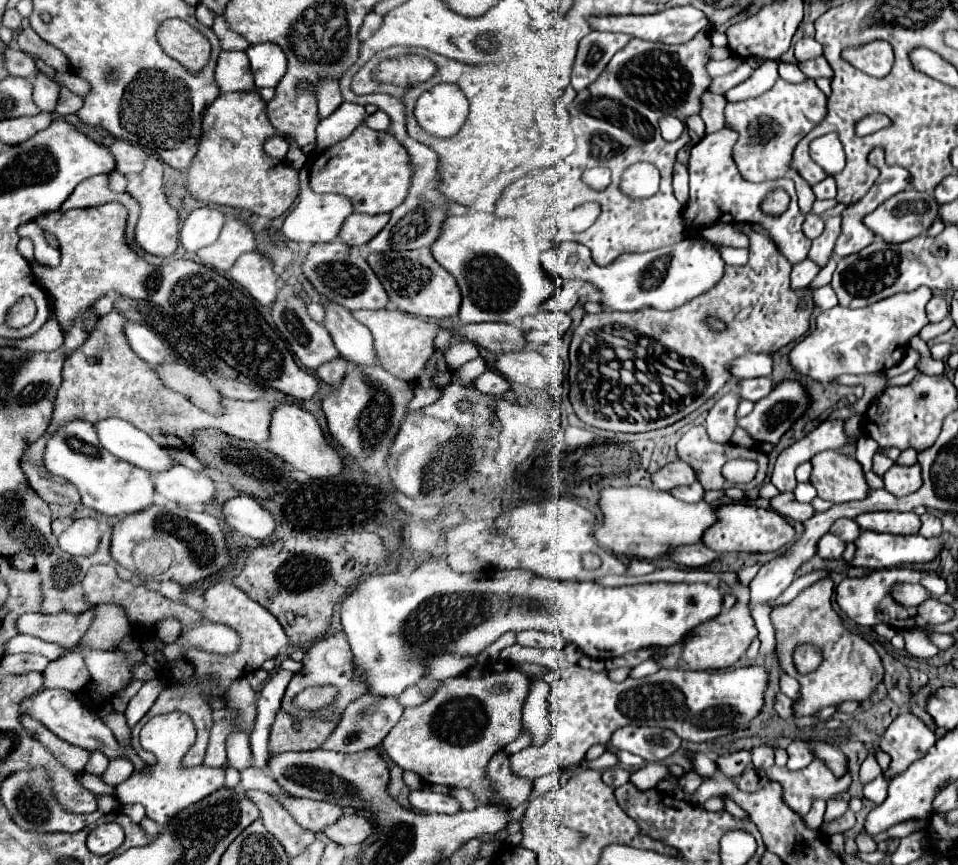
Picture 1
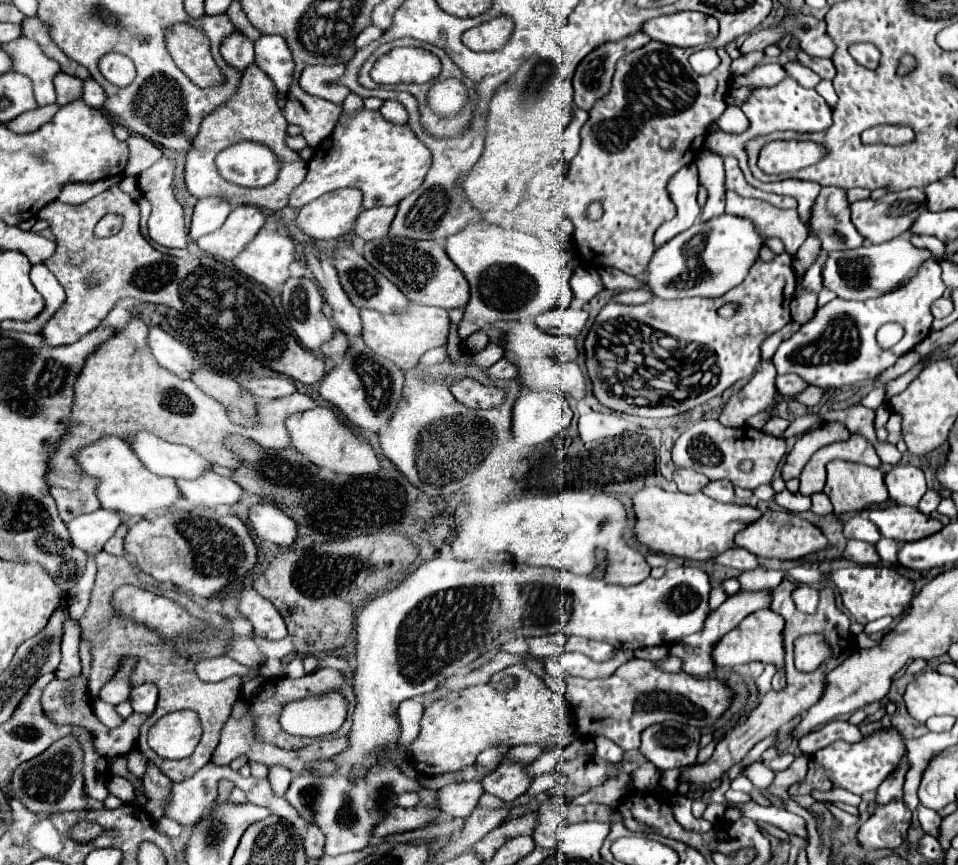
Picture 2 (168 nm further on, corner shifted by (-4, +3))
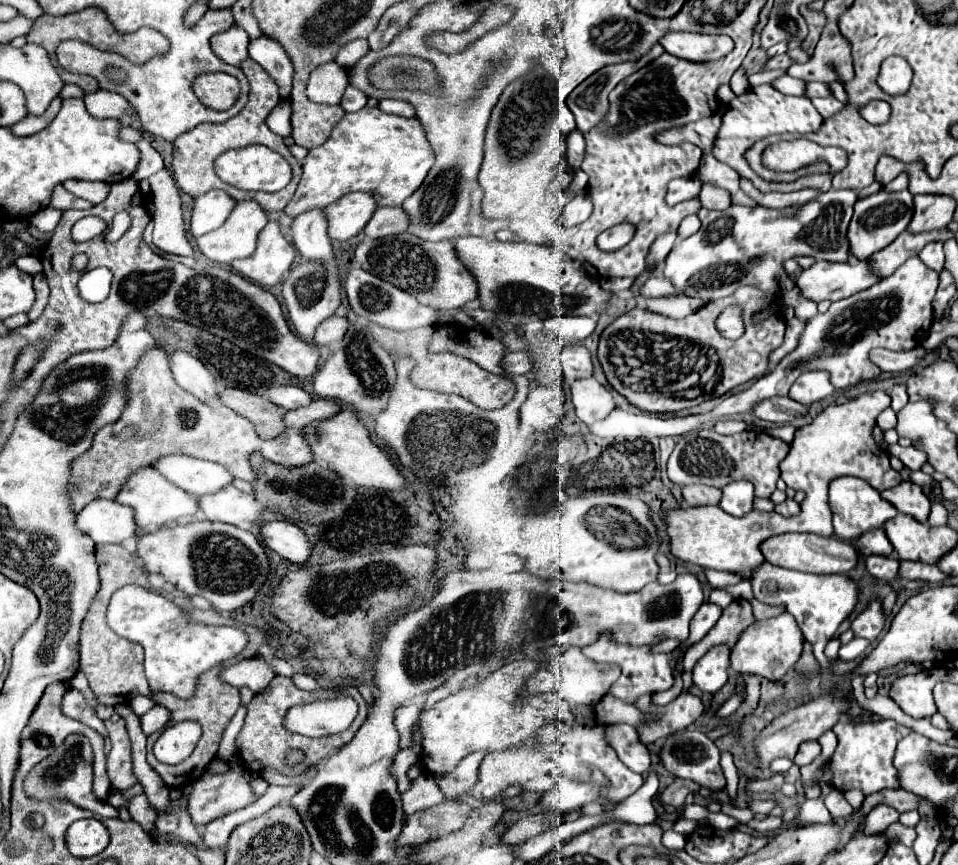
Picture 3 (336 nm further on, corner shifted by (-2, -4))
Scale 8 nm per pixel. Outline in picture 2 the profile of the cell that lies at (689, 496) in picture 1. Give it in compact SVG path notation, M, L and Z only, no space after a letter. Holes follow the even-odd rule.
M727 479L711 481L707 489L703 489L703 493L721 503L735 503L735 485L731 485L731 481Z

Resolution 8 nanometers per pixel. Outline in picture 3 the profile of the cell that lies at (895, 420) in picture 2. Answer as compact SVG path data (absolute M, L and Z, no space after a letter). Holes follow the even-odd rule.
M897 384L897 386L893 386L891 390L889 390L889 394L891 394L891 408L895 410L895 412L899 412L901 408L905 408L905 404L909 402L909 398L907 398L907 392L905 392L905 384Z

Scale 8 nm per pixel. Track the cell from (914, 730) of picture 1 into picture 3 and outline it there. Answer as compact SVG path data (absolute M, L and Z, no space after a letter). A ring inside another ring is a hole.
M877 804L871 808L867 814L867 824L865 824L865 834L879 834L883 832L889 824L899 820L899 812L893 806L887 804Z

